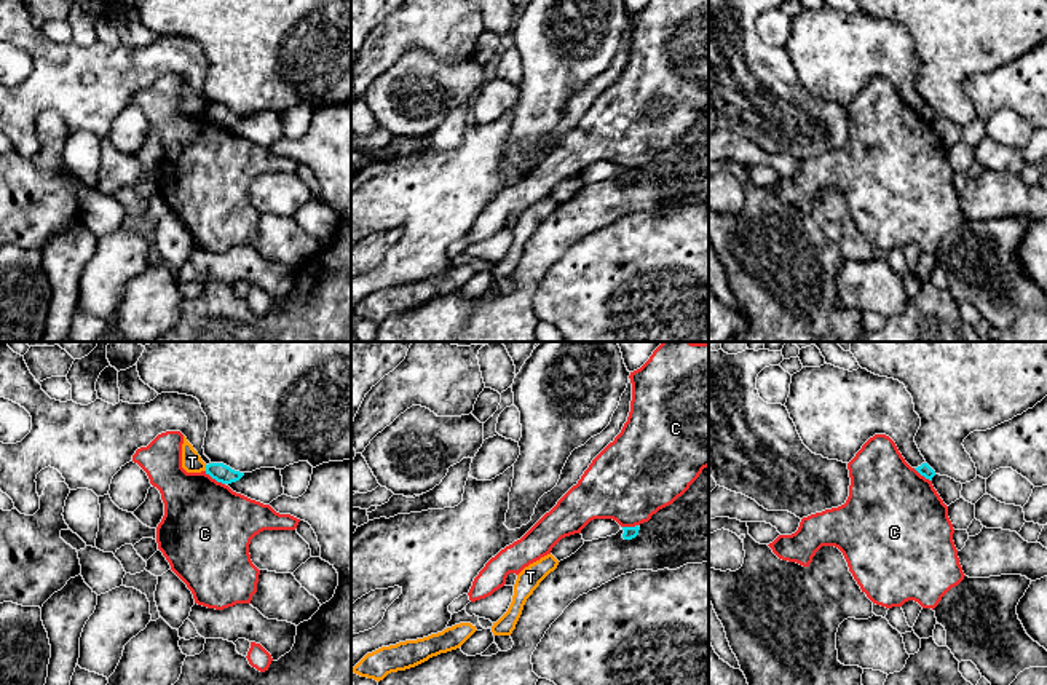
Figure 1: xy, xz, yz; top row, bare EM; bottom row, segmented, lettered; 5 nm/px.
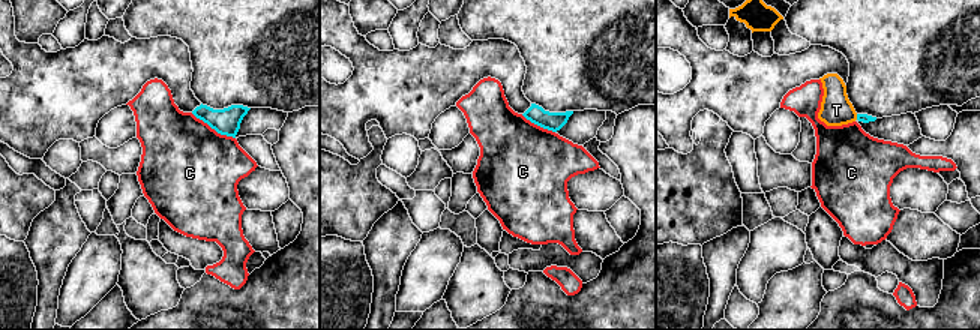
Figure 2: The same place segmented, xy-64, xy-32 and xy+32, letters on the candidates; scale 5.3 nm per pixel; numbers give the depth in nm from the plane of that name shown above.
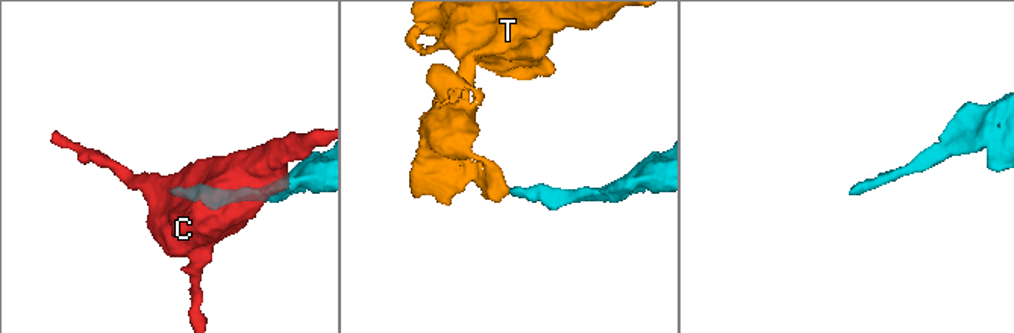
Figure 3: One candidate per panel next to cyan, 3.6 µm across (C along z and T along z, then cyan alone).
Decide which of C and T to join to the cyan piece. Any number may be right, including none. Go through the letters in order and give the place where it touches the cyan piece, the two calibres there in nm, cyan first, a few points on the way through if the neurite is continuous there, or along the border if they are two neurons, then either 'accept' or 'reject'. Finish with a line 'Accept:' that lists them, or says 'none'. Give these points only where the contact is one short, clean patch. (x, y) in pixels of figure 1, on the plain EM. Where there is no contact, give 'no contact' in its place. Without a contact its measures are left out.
C: meets cyan in xy at (214, 120); 90 nm thick on the cyan side, 440 nm on the other; reject
T: meets cyan in xy at (206, 110); 90 nm thick on the cyan side, 100 nm on the other; border along xy (205, 107), (206, 112); reject
Accept: none

